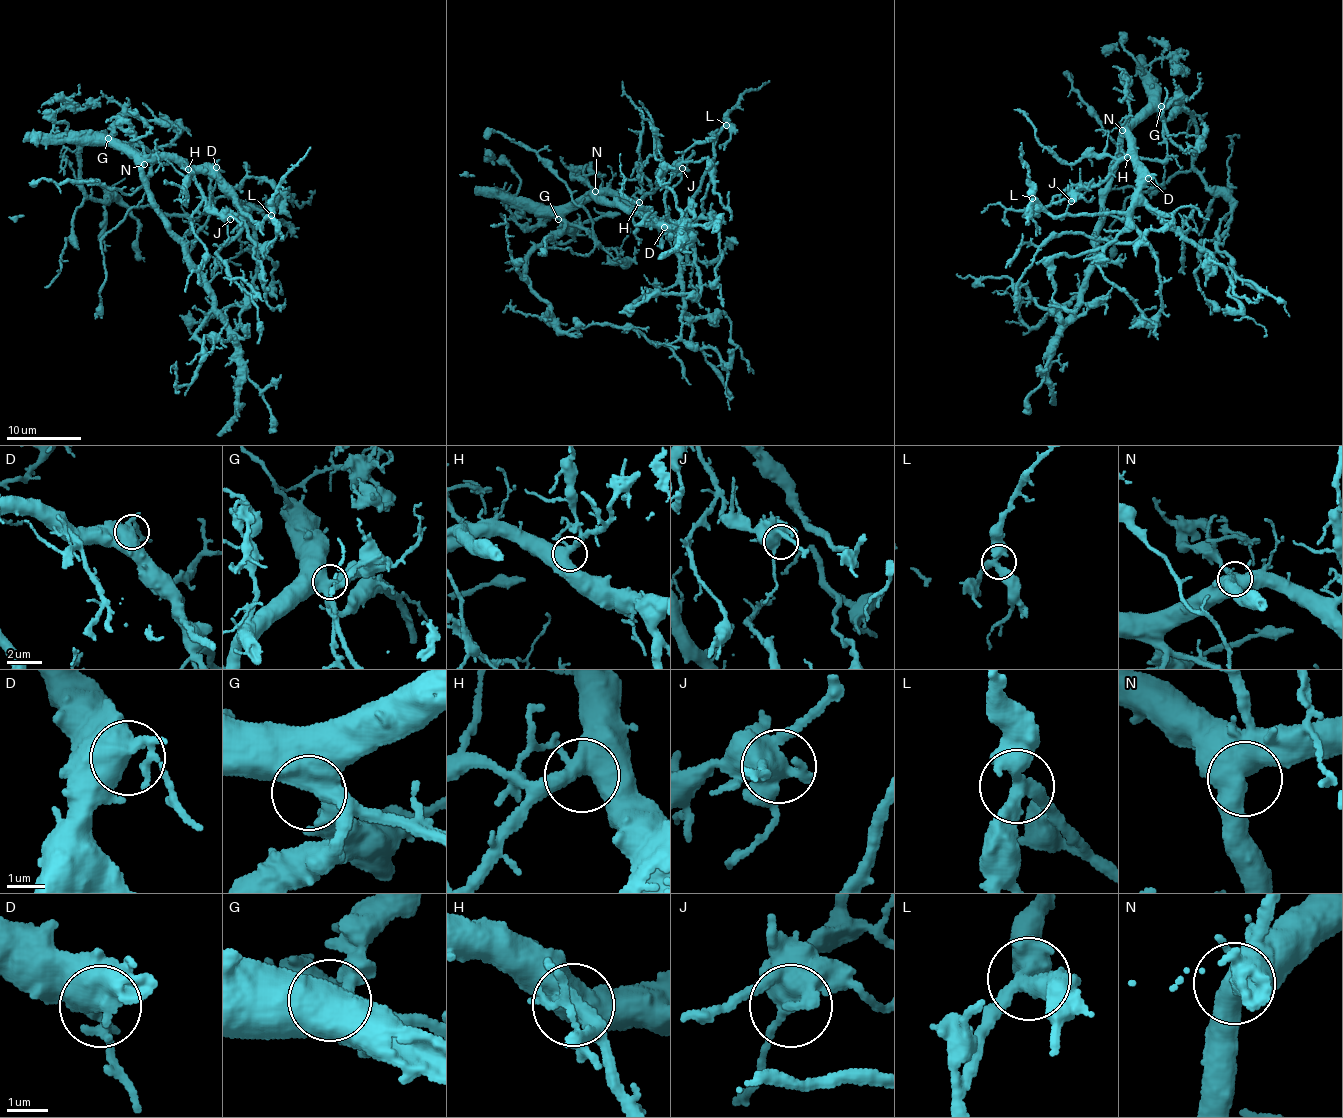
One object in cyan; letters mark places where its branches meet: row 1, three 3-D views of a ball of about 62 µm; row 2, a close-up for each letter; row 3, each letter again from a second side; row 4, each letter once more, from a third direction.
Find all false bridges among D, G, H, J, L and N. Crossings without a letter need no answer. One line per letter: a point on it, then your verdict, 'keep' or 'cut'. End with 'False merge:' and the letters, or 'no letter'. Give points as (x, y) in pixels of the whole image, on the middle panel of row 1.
D: at (664, 227); keep
G: at (558, 219); keep
H: at (639, 202); keep
J: at (682, 168); keep
L: at (726, 125); keep
N: at (595, 191); keep
False merge: no letter

